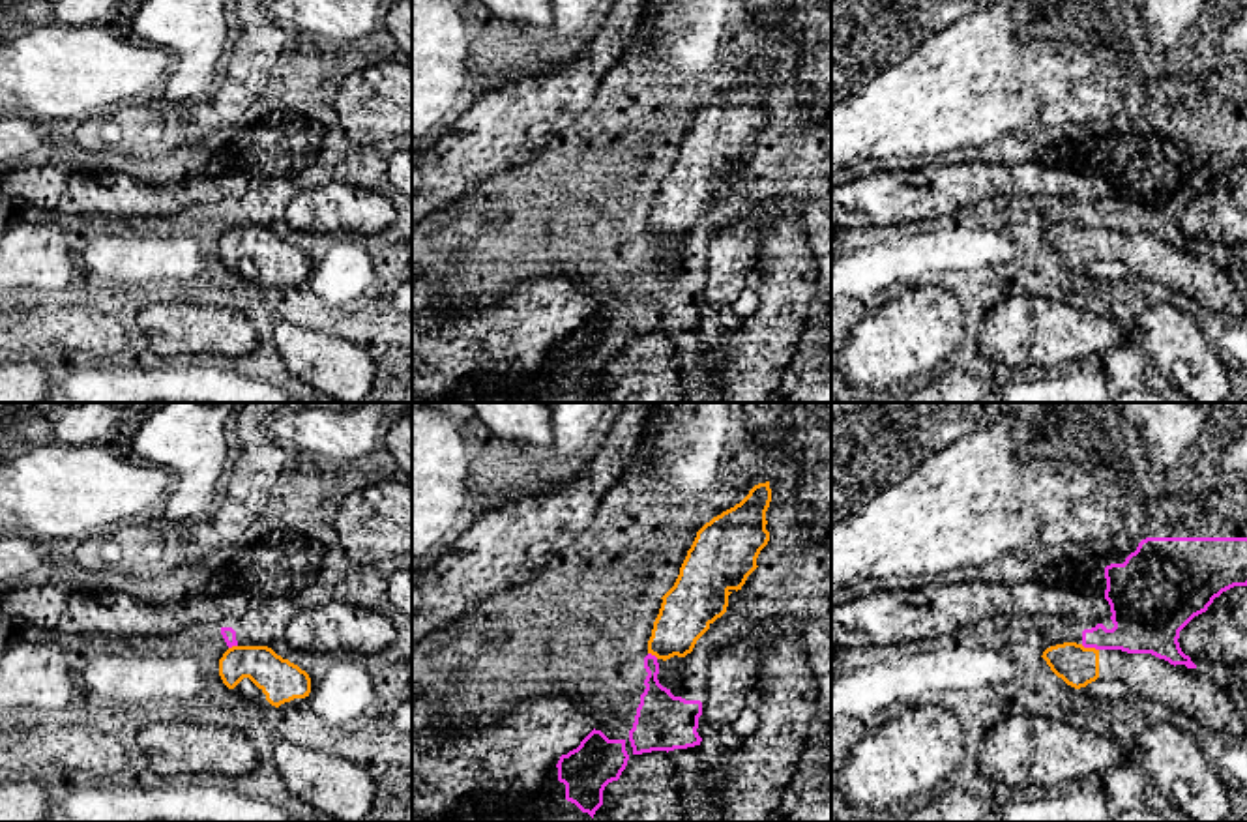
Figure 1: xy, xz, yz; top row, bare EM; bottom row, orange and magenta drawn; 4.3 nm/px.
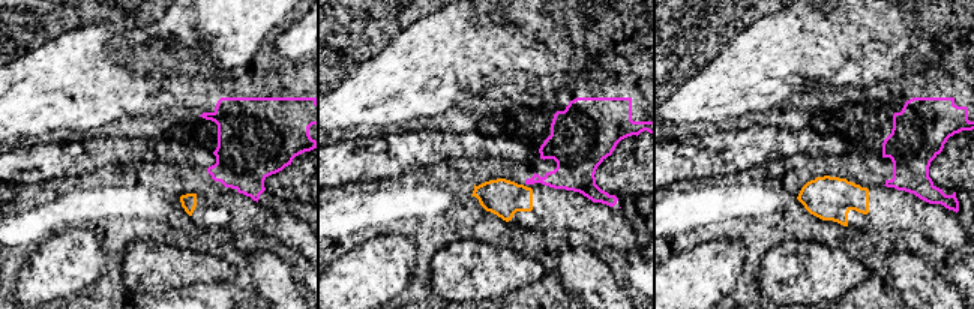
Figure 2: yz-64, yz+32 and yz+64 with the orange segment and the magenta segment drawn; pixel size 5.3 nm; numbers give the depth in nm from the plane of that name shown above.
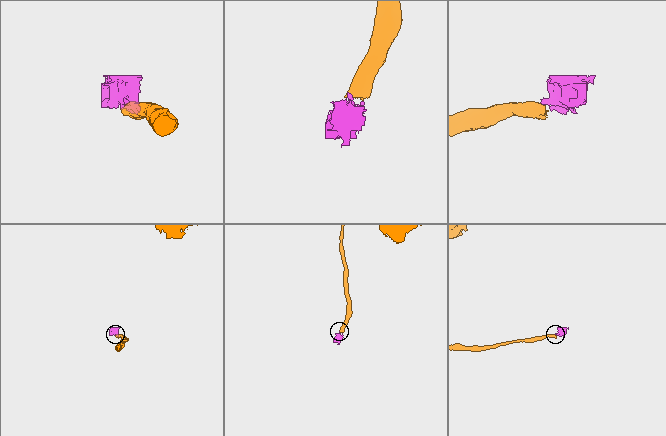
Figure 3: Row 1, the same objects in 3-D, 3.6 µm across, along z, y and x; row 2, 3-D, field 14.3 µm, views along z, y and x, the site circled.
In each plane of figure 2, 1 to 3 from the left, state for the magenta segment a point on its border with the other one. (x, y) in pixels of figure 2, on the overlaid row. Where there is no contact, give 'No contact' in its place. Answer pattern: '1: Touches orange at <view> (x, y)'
1: No contact
2: No contact
3: No contact

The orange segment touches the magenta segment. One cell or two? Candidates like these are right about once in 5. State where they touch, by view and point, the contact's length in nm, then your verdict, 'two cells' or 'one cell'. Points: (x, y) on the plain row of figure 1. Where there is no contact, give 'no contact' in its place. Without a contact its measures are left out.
contact yz (1090, 229); length 80 nm; two cells

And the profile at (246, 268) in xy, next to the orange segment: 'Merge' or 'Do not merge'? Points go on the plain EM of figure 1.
Merge

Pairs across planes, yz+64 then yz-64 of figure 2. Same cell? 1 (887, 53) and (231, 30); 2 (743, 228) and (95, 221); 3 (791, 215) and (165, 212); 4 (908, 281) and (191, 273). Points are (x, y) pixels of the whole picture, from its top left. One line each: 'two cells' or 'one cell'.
1: two cells
2: one cell
3: one cell
4: two cells

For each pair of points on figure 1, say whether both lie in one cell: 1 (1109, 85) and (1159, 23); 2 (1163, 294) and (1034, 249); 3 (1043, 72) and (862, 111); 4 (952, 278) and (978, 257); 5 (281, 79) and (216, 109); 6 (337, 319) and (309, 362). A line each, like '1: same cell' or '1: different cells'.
1: different cells
2: same cell
3: same cell
4: same cell
5: same cell
6: different cells

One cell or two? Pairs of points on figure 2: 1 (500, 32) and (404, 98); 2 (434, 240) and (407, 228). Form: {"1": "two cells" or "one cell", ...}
{"1": "one cell", "2": "one cell"}

